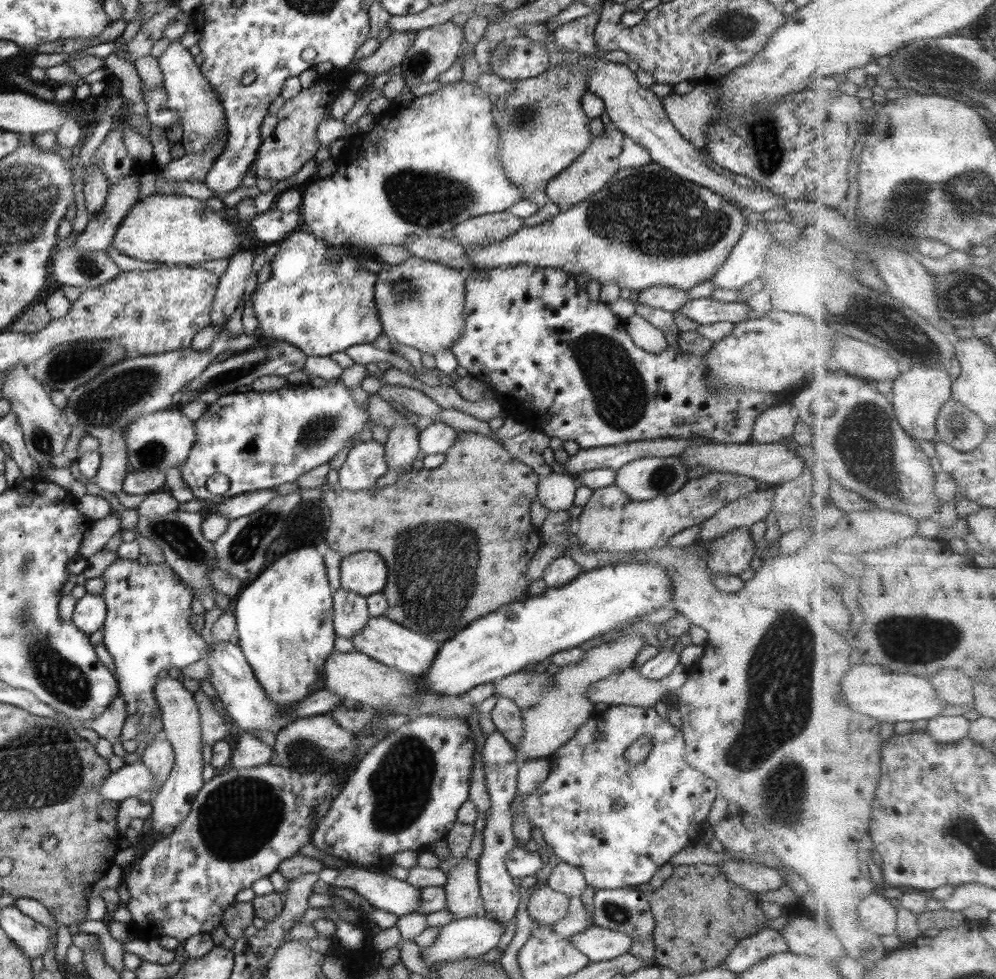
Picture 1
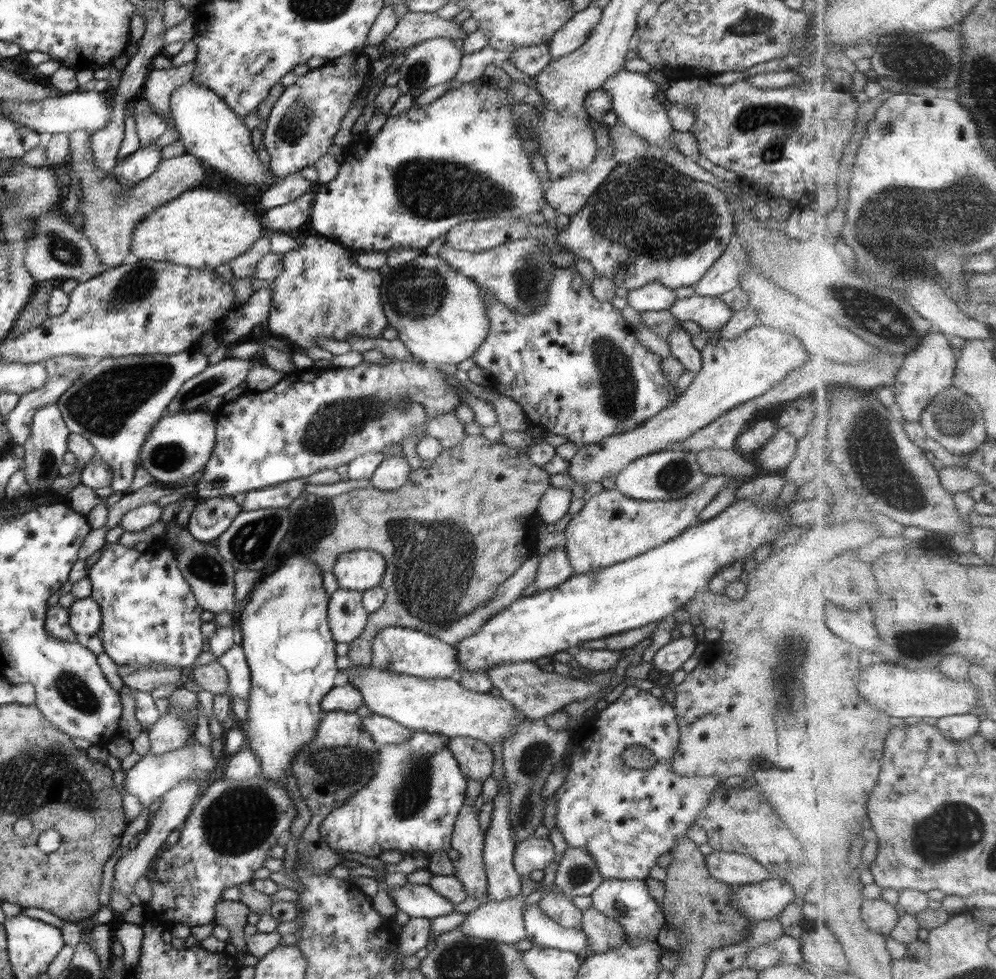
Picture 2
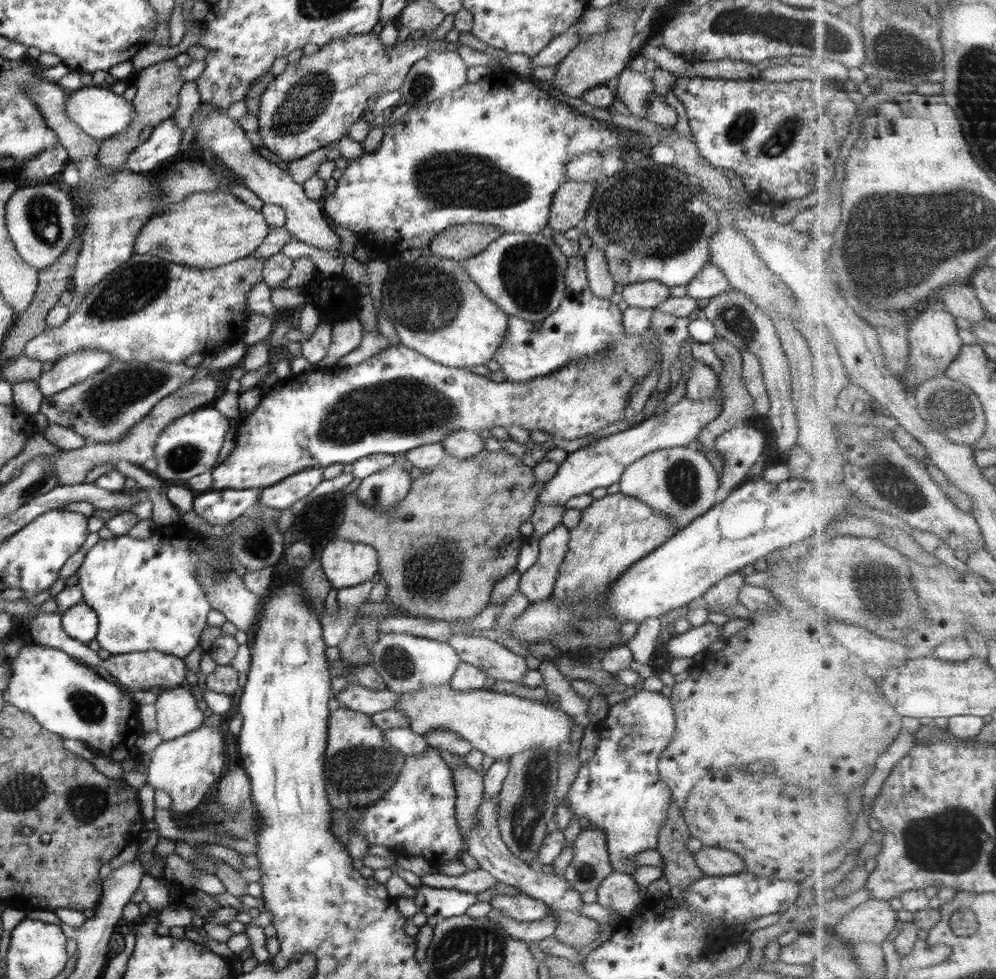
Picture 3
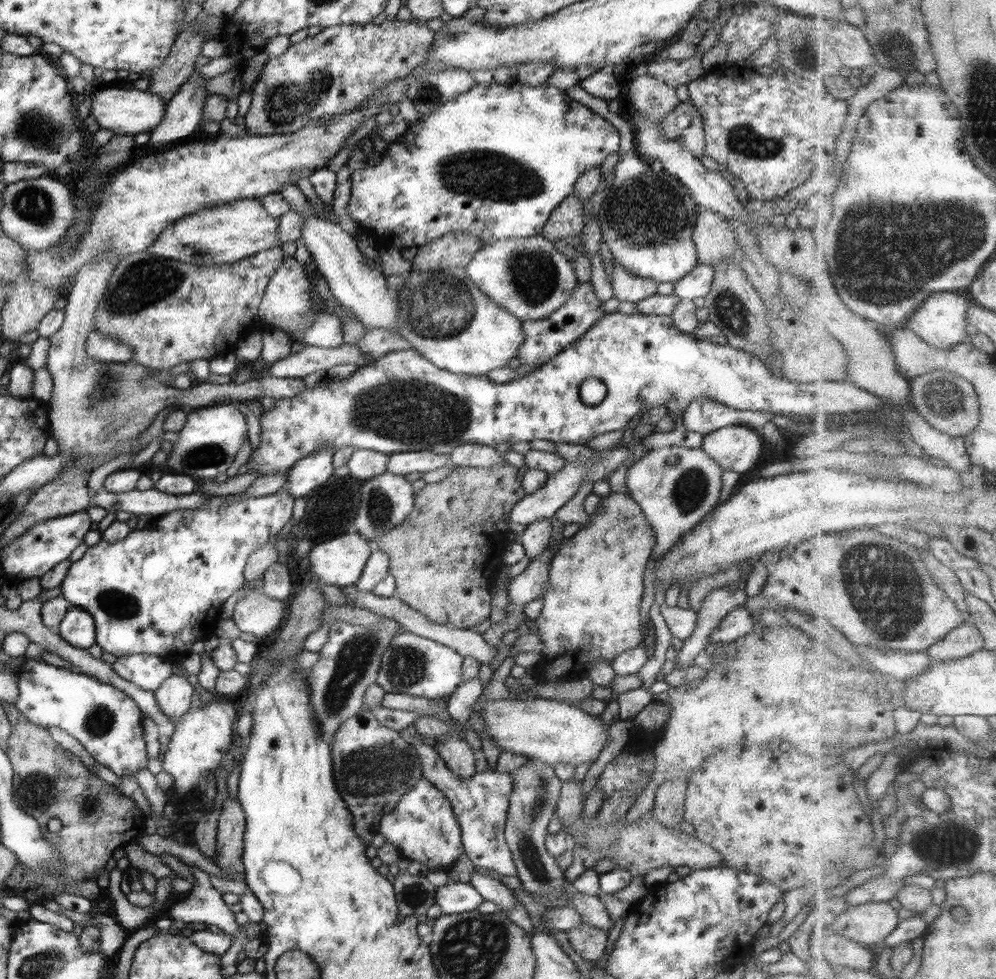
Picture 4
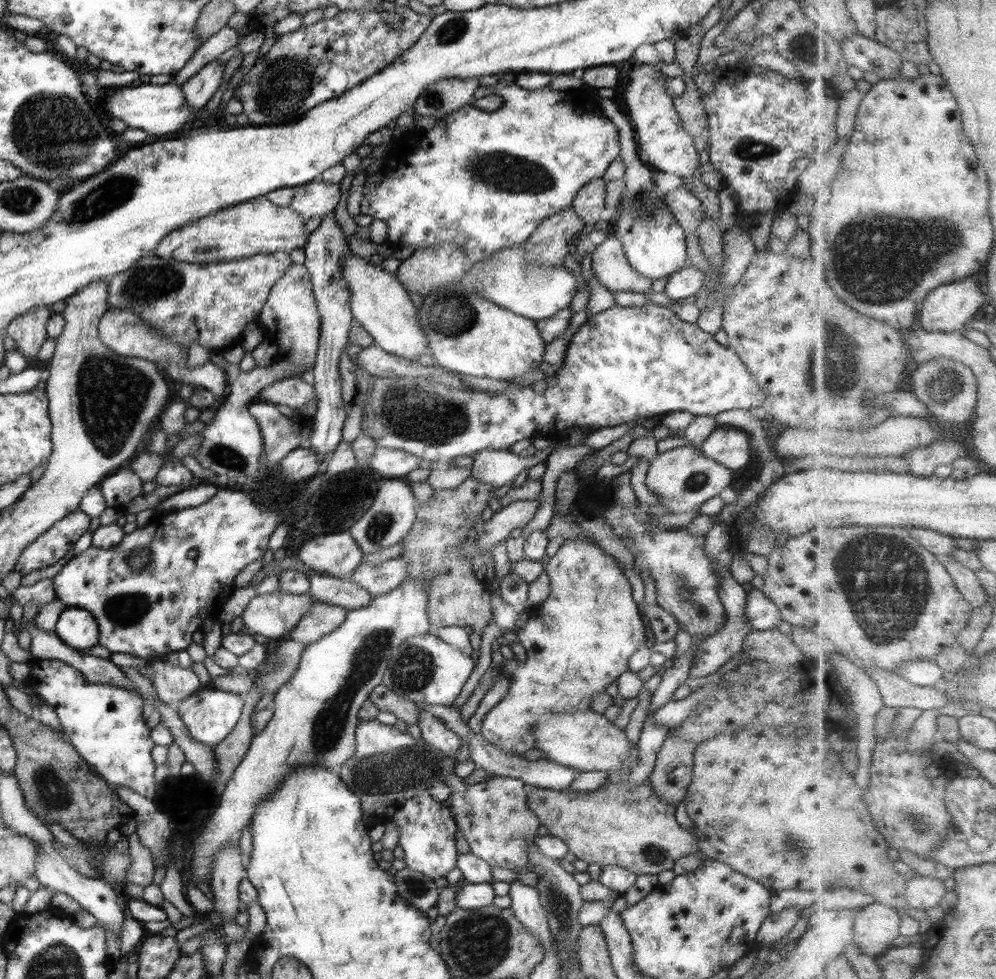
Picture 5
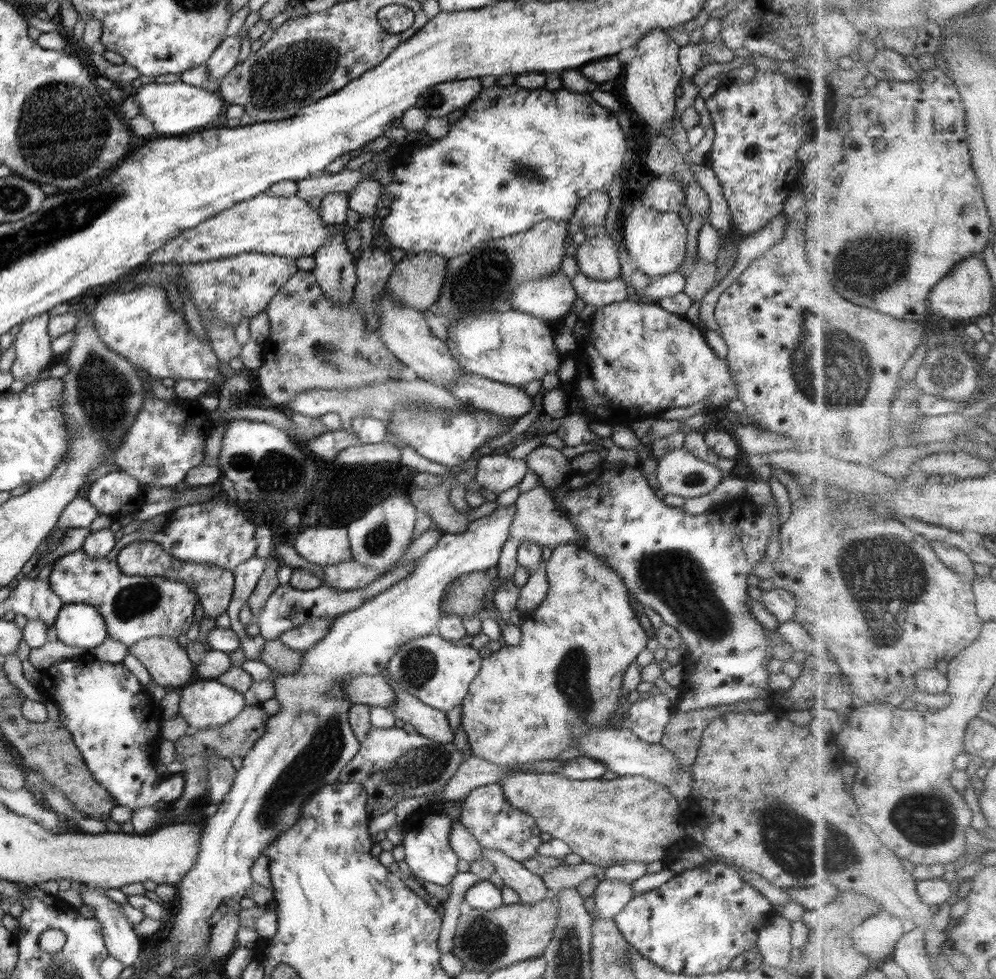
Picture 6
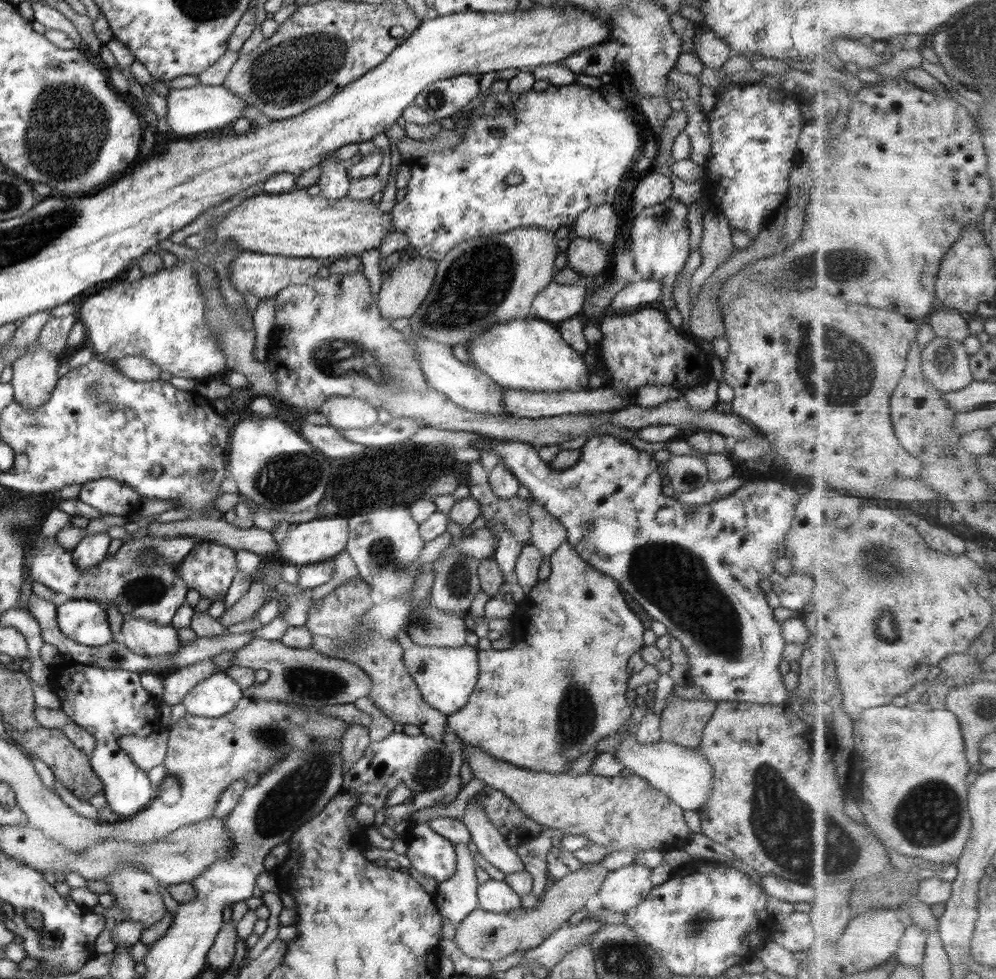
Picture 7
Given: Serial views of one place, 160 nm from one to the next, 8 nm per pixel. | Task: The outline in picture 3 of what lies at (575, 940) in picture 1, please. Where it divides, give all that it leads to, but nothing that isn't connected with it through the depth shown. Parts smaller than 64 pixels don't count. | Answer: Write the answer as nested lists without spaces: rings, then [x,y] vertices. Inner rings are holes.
[[[496,893],[489,903],[492,910],[501,912],[504,916],[511,916],[518,922],[536,922],[544,918],[552,910],[541,900],[521,893],[516,896],[501,895]]]

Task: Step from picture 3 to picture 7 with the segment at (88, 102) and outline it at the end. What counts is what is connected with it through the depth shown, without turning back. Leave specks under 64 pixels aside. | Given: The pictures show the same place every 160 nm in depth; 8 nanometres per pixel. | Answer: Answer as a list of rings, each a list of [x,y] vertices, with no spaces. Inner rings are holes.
[[[198,84],[193,88],[170,89],[165,99],[168,102],[166,120],[170,125],[170,130],[176,134],[182,134],[182,136],[202,134],[202,132],[224,128],[238,118],[242,118],[242,112],[247,106],[244,99],[236,98],[236,94],[232,94],[228,88],[224,88],[222,85],[204,86],[204,84]]]

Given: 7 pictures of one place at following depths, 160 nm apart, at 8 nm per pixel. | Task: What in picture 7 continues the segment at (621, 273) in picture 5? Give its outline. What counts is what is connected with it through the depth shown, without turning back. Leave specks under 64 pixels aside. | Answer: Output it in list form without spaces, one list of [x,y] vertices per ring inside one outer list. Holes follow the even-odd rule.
[[[577,236],[565,250],[565,255],[567,258],[567,266],[582,275],[594,276],[612,268],[612,248],[606,248],[597,240],[588,240],[587,238]]]

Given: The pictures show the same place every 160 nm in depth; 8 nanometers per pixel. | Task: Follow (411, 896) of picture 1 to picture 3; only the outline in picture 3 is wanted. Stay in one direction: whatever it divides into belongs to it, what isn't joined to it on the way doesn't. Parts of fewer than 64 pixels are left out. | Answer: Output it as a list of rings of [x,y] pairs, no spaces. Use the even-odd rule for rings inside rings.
[[[426,885],[414,887],[415,903],[426,916],[443,920],[464,914],[477,902],[477,895],[456,889],[432,888]]]

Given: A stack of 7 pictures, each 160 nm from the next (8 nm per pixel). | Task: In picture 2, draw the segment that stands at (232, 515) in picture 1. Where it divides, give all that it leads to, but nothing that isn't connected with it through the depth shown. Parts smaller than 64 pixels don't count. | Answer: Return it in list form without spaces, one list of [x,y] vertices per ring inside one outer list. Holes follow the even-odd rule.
[[[301,478],[283,482],[279,485],[267,486],[261,490],[252,490],[240,499],[240,508],[242,512],[250,510],[260,510],[262,508],[284,508],[289,506],[303,492],[307,485],[307,478]]]

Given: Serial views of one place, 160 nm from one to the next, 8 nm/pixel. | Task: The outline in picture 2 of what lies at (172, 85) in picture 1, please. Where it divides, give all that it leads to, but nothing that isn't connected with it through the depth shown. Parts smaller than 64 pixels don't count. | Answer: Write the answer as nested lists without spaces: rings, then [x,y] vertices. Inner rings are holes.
[[[192,80],[188,81],[171,94],[170,112],[187,154],[196,156],[208,166],[220,170],[223,175],[226,174],[234,182],[250,188],[256,186],[258,190],[268,190],[281,182],[282,178],[273,173],[270,167],[265,168],[260,161],[259,154],[252,146],[251,132],[243,118],[208,87],[196,85]]]

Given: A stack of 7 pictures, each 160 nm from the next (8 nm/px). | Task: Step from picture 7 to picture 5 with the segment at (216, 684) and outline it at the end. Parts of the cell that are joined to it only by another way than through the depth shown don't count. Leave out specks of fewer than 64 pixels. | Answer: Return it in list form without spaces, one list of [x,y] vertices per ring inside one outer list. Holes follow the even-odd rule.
[[[209,685],[180,702],[177,712],[181,716],[182,722],[188,727],[193,739],[214,748],[236,726],[243,706],[244,701],[241,695],[218,690]]]

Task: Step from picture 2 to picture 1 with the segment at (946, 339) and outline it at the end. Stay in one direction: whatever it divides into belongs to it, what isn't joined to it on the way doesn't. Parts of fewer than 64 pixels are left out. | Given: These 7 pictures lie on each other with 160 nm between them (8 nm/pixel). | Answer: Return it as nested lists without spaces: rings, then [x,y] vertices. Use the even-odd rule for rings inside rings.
[[[916,365],[894,381],[892,401],[900,422],[916,440],[931,441],[939,436],[940,411],[954,397],[953,385],[948,369],[938,369],[934,365]]]

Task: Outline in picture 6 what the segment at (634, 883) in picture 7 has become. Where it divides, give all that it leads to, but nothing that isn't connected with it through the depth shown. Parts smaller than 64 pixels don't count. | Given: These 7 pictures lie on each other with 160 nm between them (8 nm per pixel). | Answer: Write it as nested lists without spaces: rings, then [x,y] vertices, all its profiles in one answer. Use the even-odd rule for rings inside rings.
[[[602,879],[592,895],[595,913],[599,918],[612,919],[632,900],[634,894],[632,883]]]

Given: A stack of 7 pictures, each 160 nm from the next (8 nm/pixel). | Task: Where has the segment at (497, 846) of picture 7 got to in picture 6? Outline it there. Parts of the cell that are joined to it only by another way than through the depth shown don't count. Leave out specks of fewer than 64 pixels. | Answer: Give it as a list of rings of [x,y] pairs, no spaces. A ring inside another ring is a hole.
[[[483,848],[481,856],[493,862],[495,871],[501,876],[504,884],[519,894],[520,903],[538,904],[551,894],[541,876],[533,874],[521,862],[510,858],[507,854],[499,850]]]

